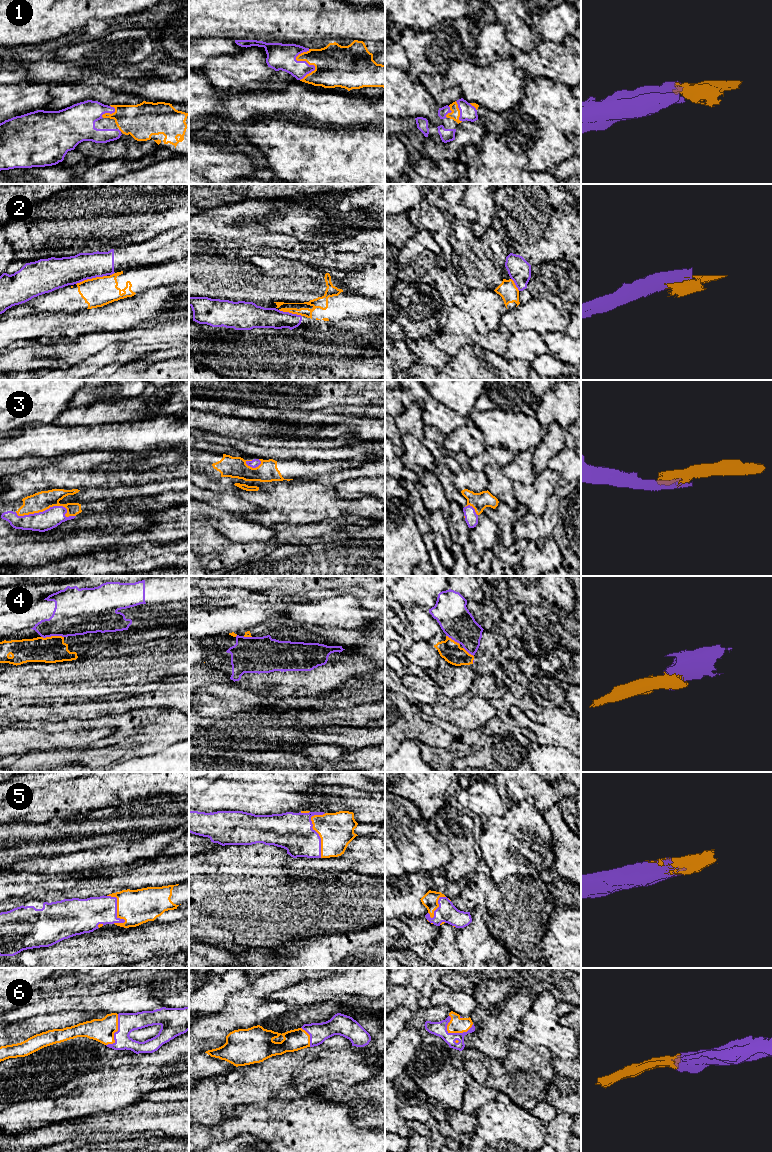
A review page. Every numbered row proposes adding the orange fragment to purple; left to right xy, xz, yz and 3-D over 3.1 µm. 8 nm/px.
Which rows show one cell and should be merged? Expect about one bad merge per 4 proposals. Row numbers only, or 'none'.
1, 3, 4, 5, 6

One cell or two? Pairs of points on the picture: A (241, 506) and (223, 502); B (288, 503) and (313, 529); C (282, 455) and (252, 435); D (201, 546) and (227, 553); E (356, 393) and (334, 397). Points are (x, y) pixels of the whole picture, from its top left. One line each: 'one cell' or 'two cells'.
A: one cell
B: two cells
C: two cells
D: one cell
E: one cell

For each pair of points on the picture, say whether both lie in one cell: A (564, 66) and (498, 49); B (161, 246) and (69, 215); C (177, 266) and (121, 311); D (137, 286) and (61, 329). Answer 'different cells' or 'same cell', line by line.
A: same cell
B: different cells
C: different cells
D: different cells

